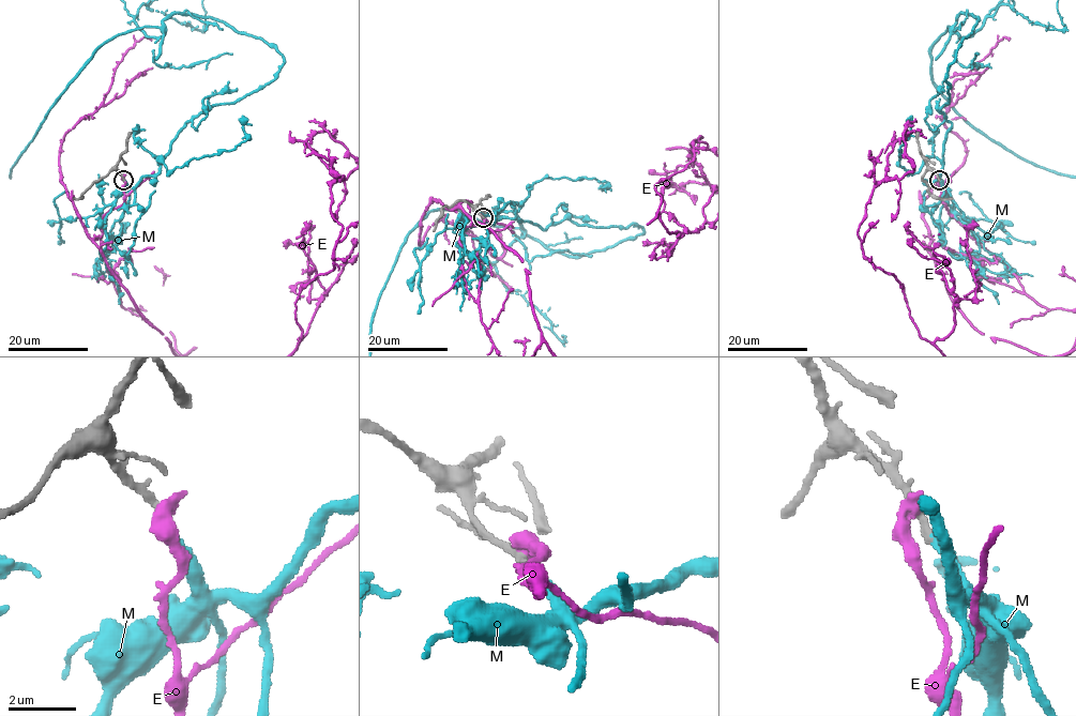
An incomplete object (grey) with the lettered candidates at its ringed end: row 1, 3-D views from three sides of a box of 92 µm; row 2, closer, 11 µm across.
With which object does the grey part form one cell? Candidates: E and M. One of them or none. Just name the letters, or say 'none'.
M

